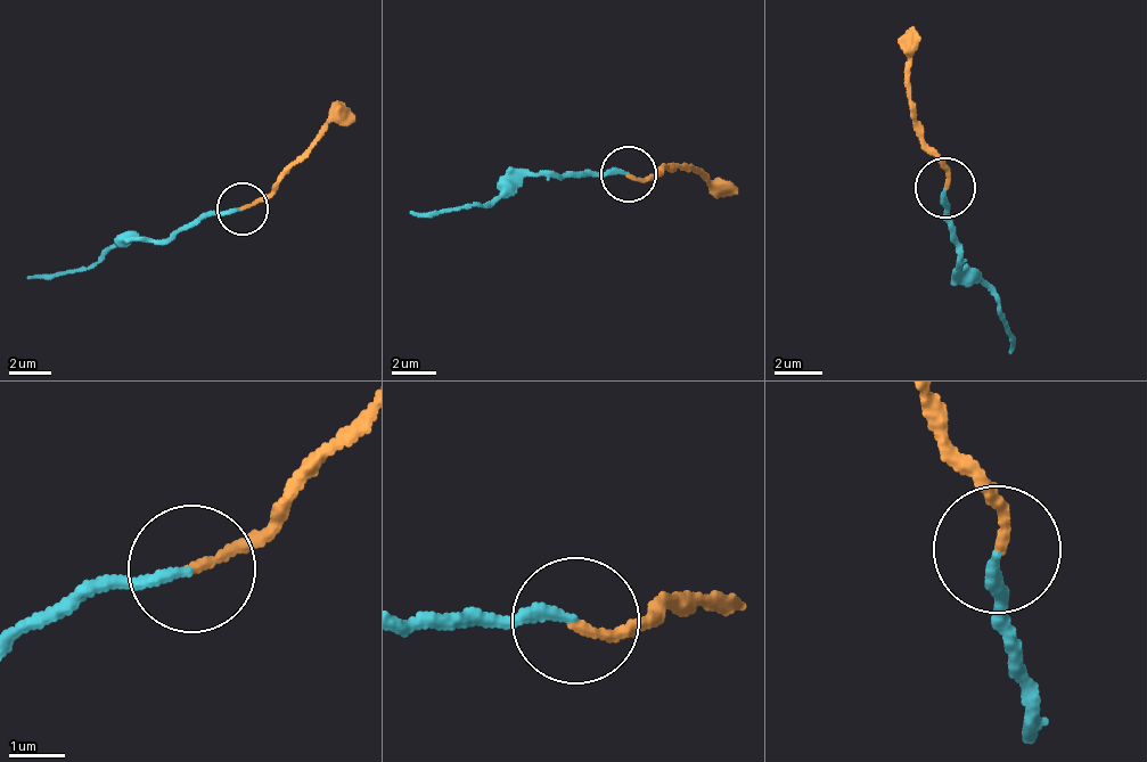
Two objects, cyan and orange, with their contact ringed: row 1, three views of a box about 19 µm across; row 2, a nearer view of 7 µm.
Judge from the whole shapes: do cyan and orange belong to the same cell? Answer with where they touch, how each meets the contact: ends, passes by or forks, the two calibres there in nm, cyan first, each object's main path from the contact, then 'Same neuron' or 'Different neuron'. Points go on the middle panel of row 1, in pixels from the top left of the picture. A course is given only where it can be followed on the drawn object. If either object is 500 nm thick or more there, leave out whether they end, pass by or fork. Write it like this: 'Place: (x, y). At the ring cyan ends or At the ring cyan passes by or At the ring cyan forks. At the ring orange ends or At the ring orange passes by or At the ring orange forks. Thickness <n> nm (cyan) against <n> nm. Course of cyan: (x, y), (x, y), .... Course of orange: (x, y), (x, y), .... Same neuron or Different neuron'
Place: (629, 174). At the ring cyan ends. At the ring orange ends. Thickness 180 nm (cyan) against 160 nm. Course of cyan: (630, 173), (521, 173), (492, 199), (477, 205), (411, 212). Course of orange: (630, 173), (646, 177), (691, 168), (726, 196). Different neuron

